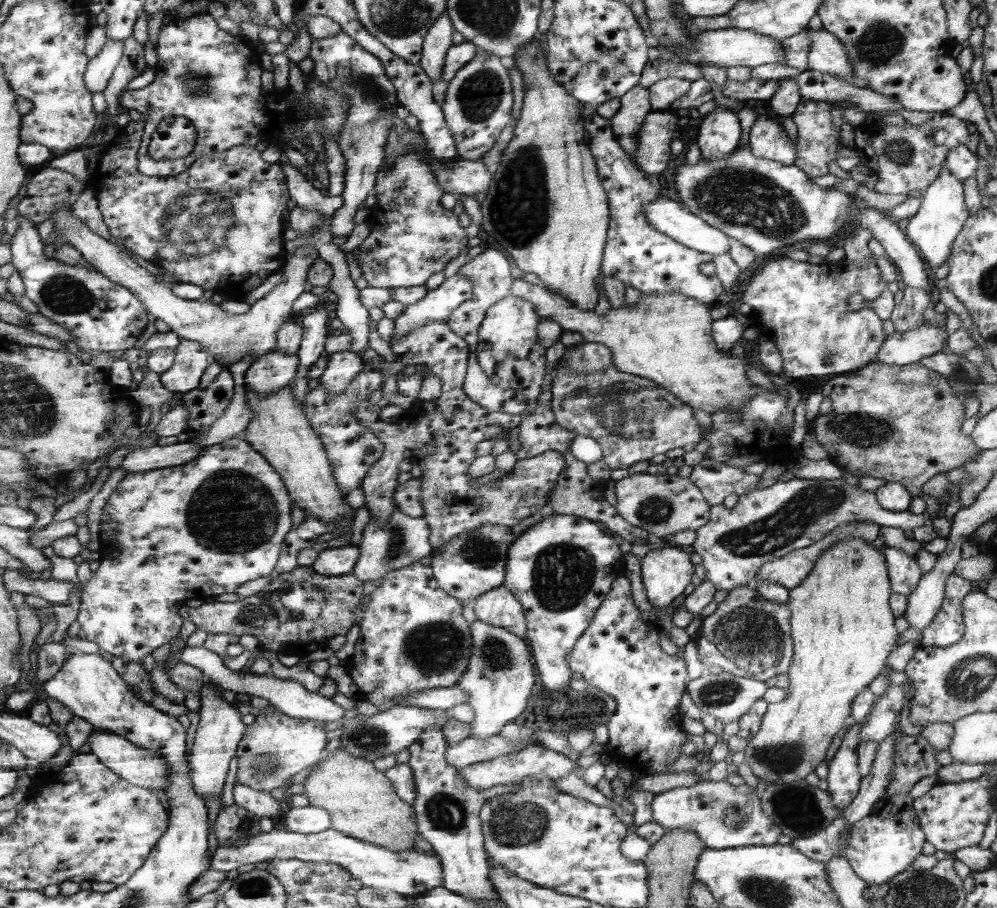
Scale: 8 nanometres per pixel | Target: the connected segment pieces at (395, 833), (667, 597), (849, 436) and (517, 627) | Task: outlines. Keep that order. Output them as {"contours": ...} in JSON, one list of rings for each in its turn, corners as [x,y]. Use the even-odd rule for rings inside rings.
{"contours":[[[[340,747],[334,754],[326,752],[326,756],[320,761],[318,768],[310,773],[303,784],[303,794],[309,798],[309,804],[327,810],[333,820],[332,828],[338,832],[356,837],[358,840],[367,841],[368,844],[376,844],[382,848],[391,849],[392,852],[400,852],[415,847],[414,838],[419,828],[415,809],[408,801],[399,796],[386,772],[376,769],[372,761],[352,757],[346,748]]],[[[668,545],[650,549],[641,560],[641,578],[647,599],[656,608],[670,606],[674,598],[686,594],[684,588],[694,576],[688,550]]],[[[876,361],[854,372],[832,376],[821,393],[832,400],[832,412],[823,416],[818,414],[816,419],[807,422],[808,432],[814,433],[826,448],[831,462],[846,468],[854,476],[868,475],[899,482],[916,497],[923,492],[923,484],[939,473],[959,468],[979,452],[972,437],[961,431],[966,420],[965,406],[956,396],[955,389],[947,377],[922,362],[896,366]]],[[[506,587],[484,592],[473,603],[475,614],[482,624],[506,628],[515,636],[526,639],[524,607]]]]}

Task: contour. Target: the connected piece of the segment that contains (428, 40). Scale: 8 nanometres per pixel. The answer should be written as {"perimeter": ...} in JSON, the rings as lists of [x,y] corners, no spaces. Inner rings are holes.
{"perimeter":[[[444,14],[435,20],[434,26],[423,39],[422,67],[433,82],[440,84],[448,50],[454,43],[455,25]]]}

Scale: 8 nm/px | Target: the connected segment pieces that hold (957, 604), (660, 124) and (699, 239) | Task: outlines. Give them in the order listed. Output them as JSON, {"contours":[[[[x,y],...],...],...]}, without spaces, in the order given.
{"contours":[[[[952,573],[945,584],[945,599],[932,624],[922,630],[920,645],[924,648],[948,647],[960,642],[965,634],[962,599],[971,591],[970,580]]],[[[670,110],[652,111],[644,117],[638,134],[638,150],[634,152],[637,168],[644,173],[660,175],[670,158],[670,140],[678,128],[678,116]]],[[[658,196],[658,199],[648,205],[646,216],[648,224],[659,229],[666,236],[672,237],[675,241],[679,241],[680,244],[687,245],[688,248],[696,249],[698,252],[704,252],[713,257],[730,251],[732,238],[727,233],[708,225],[706,221],[686,210],[683,204],[678,204],[670,198]]]]}

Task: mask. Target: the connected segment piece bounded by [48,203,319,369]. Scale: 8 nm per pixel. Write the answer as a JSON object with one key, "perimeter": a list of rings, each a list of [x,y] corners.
{"perimeter":[[[60,203],[58,209],[54,209],[52,217],[48,220],[52,220],[54,223],[54,230],[62,228],[58,237],[66,238],[76,250],[83,254],[84,260],[95,266],[98,273],[102,273],[104,277],[111,278],[116,284],[130,289],[143,301],[148,312],[168,324],[170,331],[175,332],[181,339],[202,343],[209,355],[212,355],[215,361],[226,369],[244,356],[252,356],[254,362],[275,350],[279,326],[294,320],[292,304],[298,296],[305,292],[307,274],[319,257],[318,249],[308,245],[302,245],[295,252],[288,253],[283,273],[284,282],[276,284],[269,294],[256,301],[250,311],[243,314],[229,314],[222,310],[220,305],[211,303],[211,301],[184,300],[183,297],[176,296],[170,288],[170,282],[158,282],[154,278],[154,274],[150,274],[146,268],[134,262],[130,255],[120,251],[113,242],[94,234],[78,217],[72,215],[72,205]]]}

